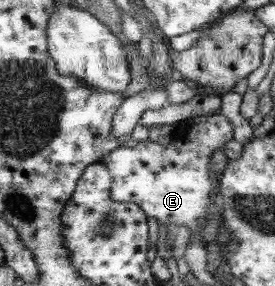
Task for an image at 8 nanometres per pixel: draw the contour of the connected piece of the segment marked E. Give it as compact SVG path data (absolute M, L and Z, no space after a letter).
M218 109L213 114L198 116L190 125L190 131L181 126L178 135L169 144L142 140L134 147L122 145L106 152L101 161L113 174L110 185L112 200L136 203L149 217L154 217L166 227L188 227L192 232L190 244L193 231L197 227L205 227L210 197L219 192L220 182L210 177L210 156L233 139L233 134L232 123Z

